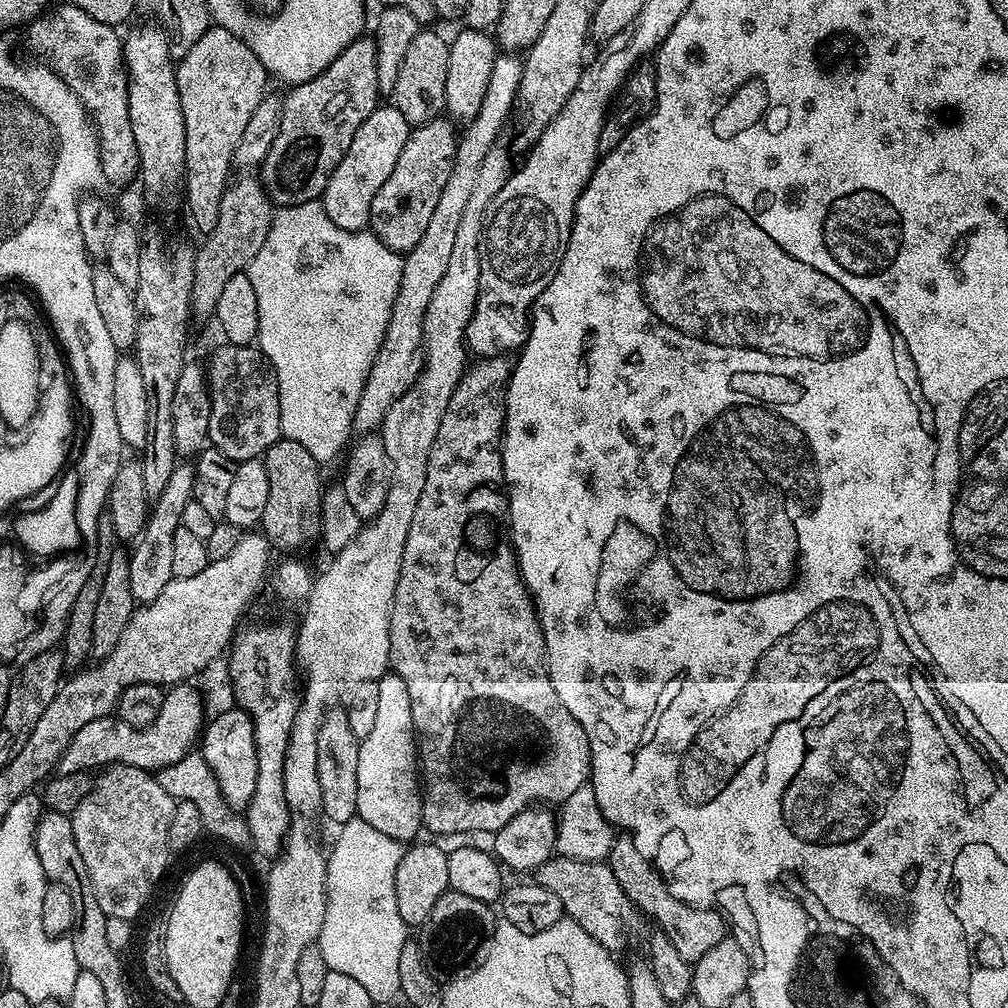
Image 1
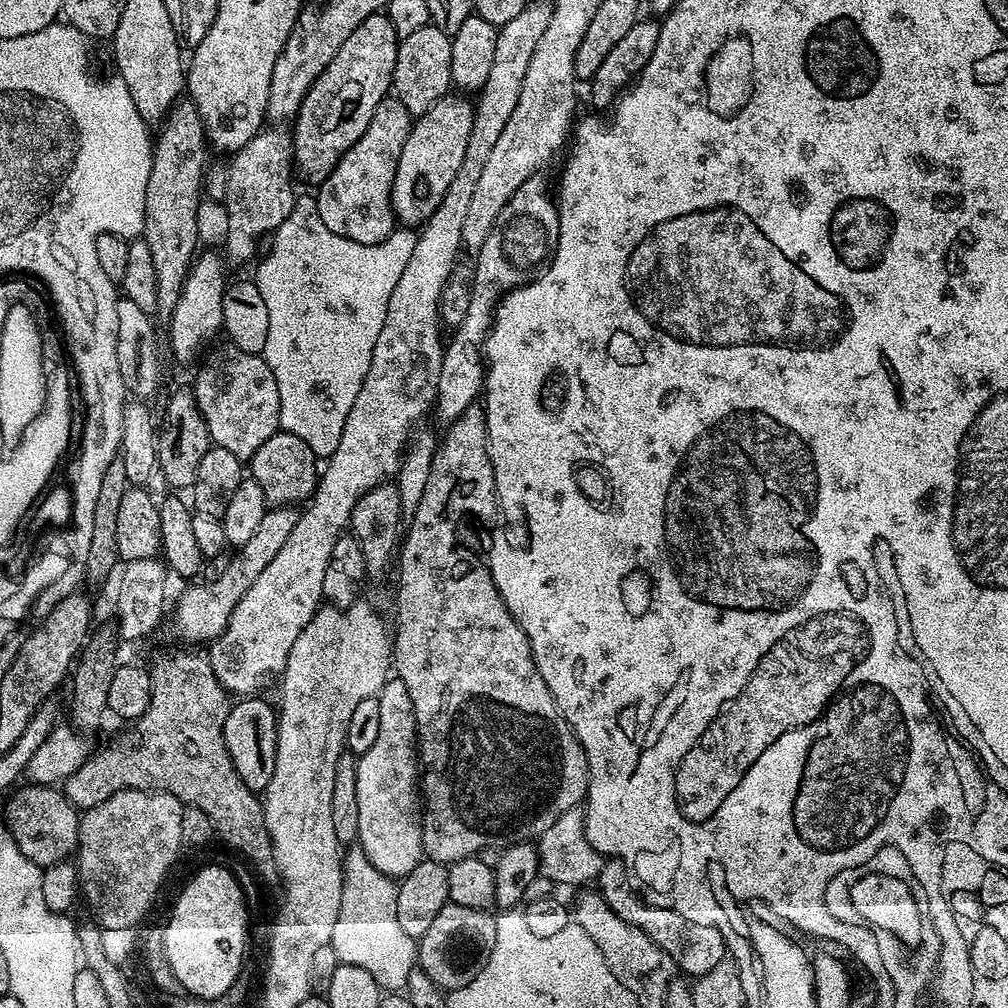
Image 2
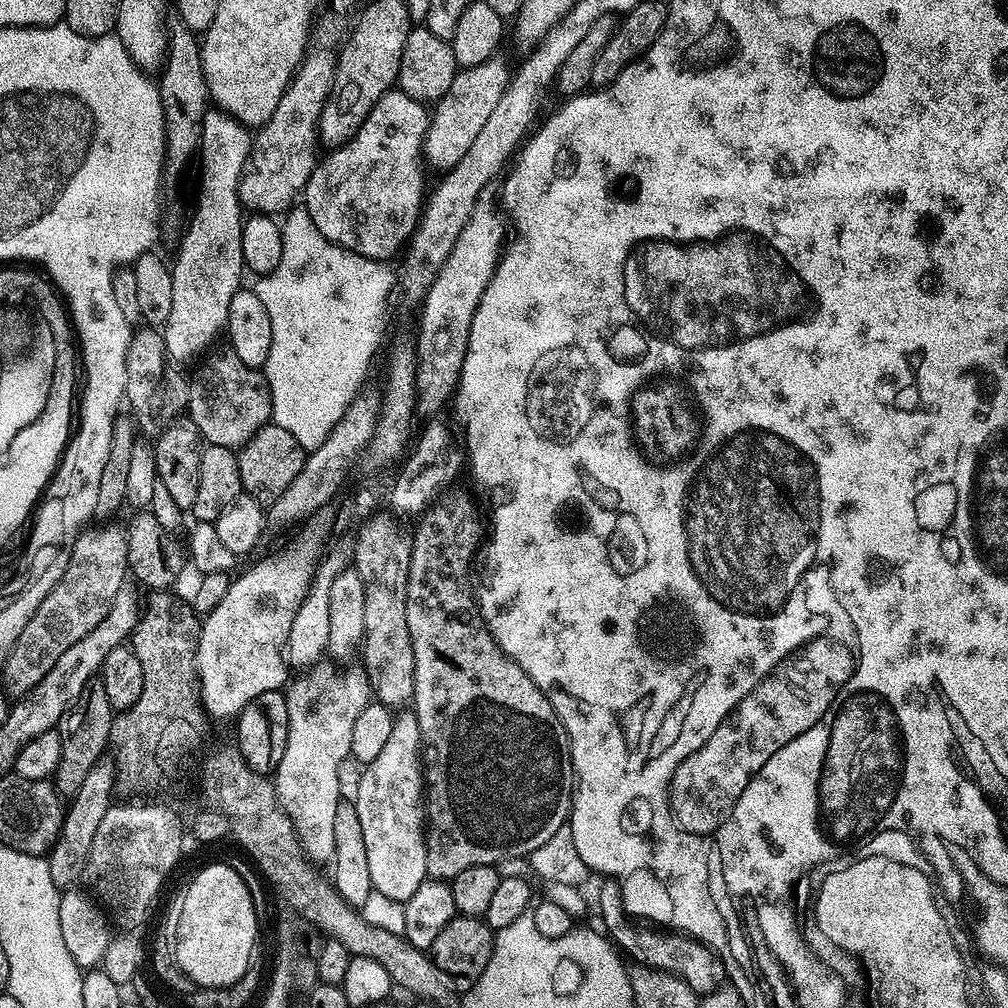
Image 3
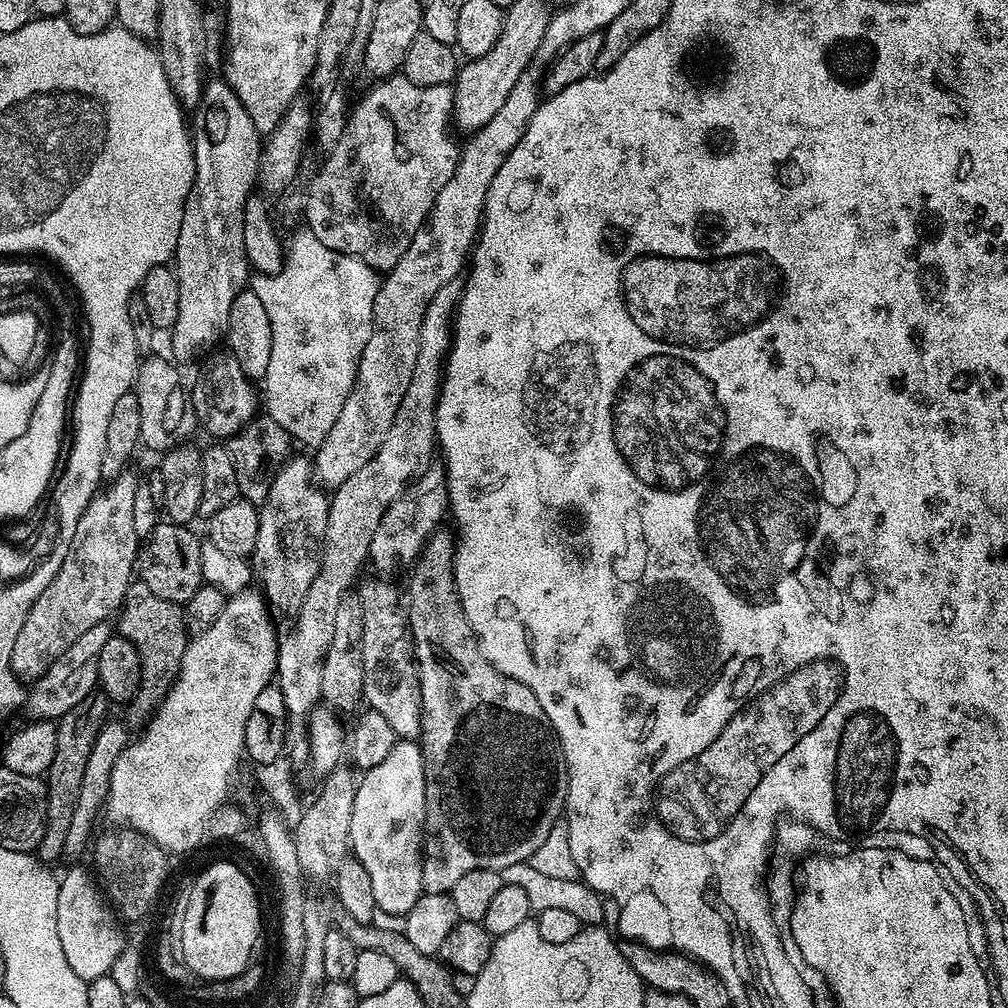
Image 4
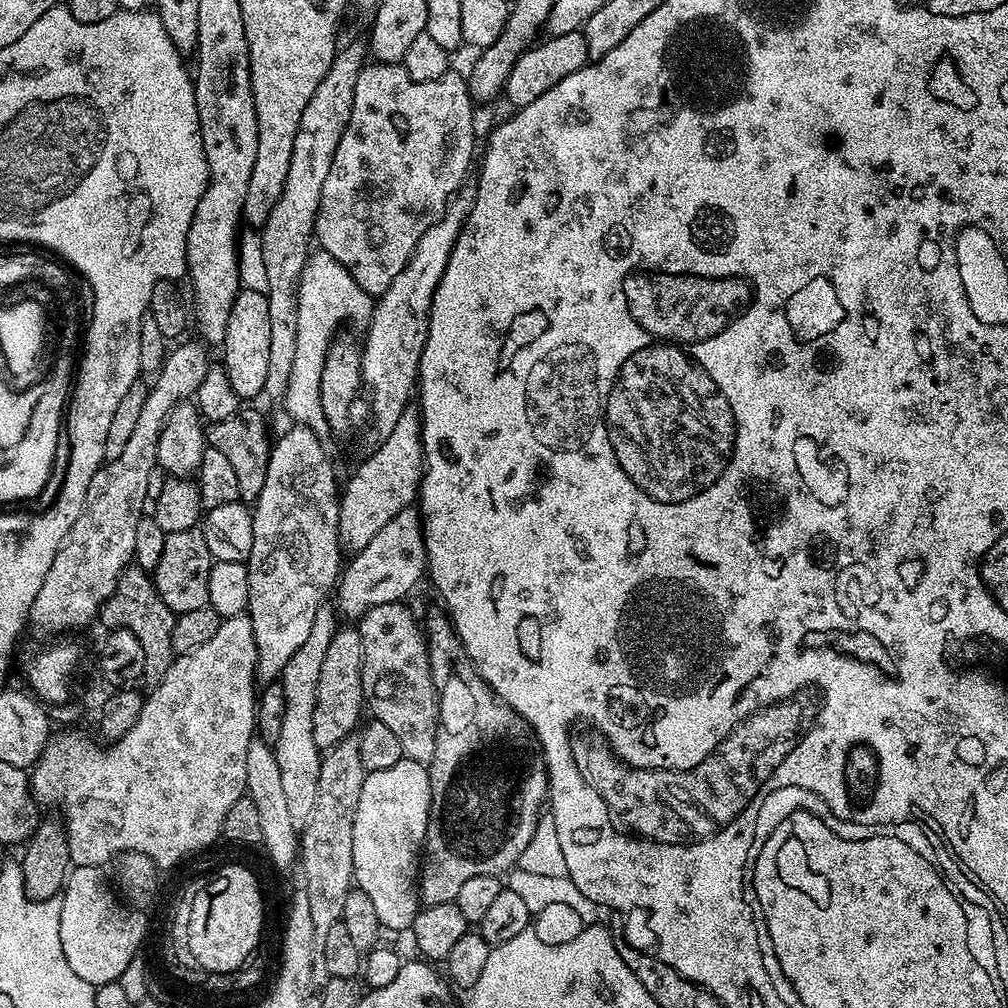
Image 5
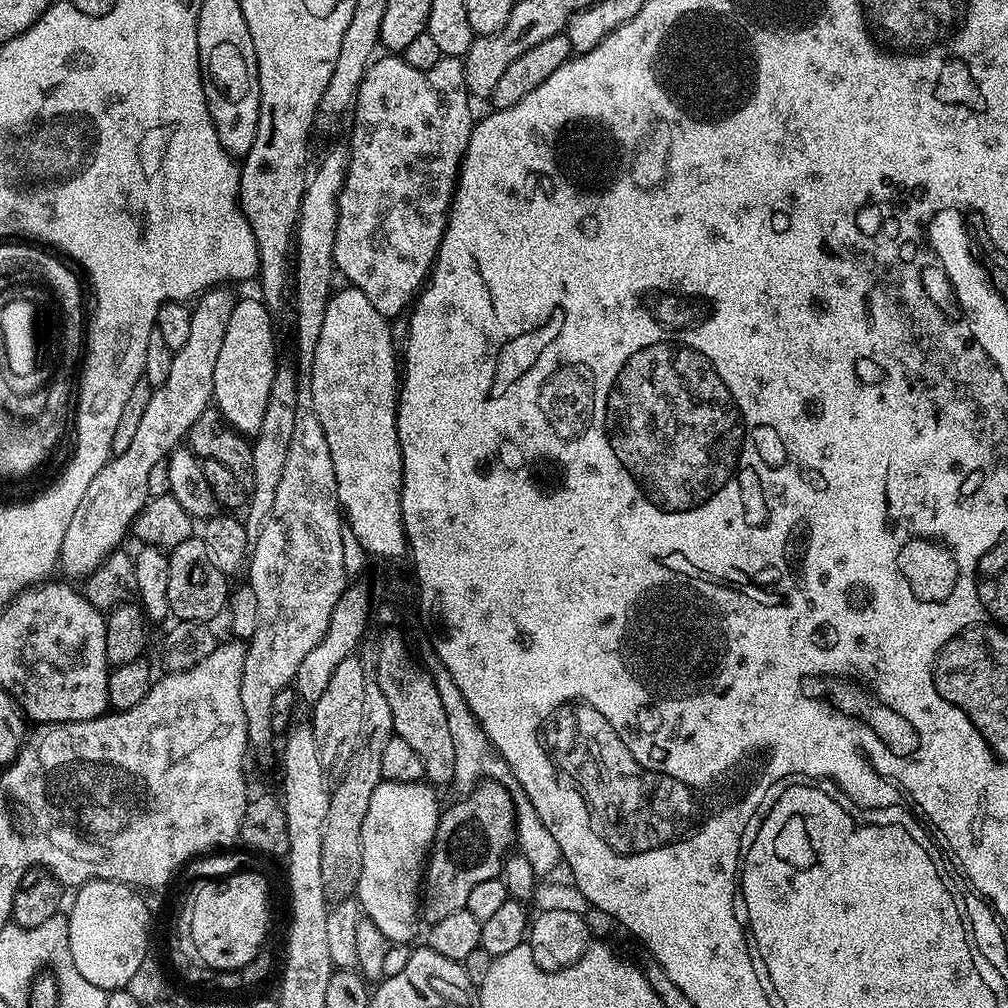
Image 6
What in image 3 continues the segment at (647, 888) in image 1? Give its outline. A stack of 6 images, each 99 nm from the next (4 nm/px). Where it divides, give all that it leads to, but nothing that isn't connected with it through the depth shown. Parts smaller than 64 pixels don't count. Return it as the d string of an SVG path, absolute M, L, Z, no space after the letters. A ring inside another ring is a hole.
M608 878L600 888L600 920L603 931L621 953L631 957L631 961L645 964L649 968L658 968L674 974L690 986L697 994L707 994L718 990L725 983L724 960L713 948L702 941L679 930L657 930L644 922L637 922L628 915L626 898L620 889L621 881Z

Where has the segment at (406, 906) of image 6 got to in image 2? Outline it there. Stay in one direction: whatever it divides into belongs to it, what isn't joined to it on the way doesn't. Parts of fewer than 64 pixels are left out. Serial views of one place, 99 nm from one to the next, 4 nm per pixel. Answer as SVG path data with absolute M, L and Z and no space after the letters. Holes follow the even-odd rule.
M389 678L382 686L378 702L378 738L370 750L366 750L356 760L356 781L358 782L358 848L368 856L368 860L382 874L391 878L403 878L425 859L424 843L422 842L422 792L418 787L418 741L416 738L416 719L414 718L414 702L410 702L410 690L406 690L406 682L398 678Z

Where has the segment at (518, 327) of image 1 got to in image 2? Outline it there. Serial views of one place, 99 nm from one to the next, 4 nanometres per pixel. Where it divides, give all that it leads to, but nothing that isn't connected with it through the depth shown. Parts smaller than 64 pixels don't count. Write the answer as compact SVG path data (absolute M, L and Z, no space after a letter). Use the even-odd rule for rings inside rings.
M539 175L531 176L522 186L518 186L516 193L502 206L490 234L482 242L476 258L476 274L470 280L470 295L466 308L466 318L462 318L460 325L455 327L452 341L447 341L442 358L440 373L436 379L436 402L434 416L441 420L444 426L450 425L461 414L471 407L481 395L484 378L486 375L486 357L484 355L484 343L488 341L488 331L492 328L494 309L508 293L515 288L522 288L525 284L537 279L538 273L551 261L552 254L556 250L558 234L560 233L560 209L557 201L548 197L548 188L540 181Z

